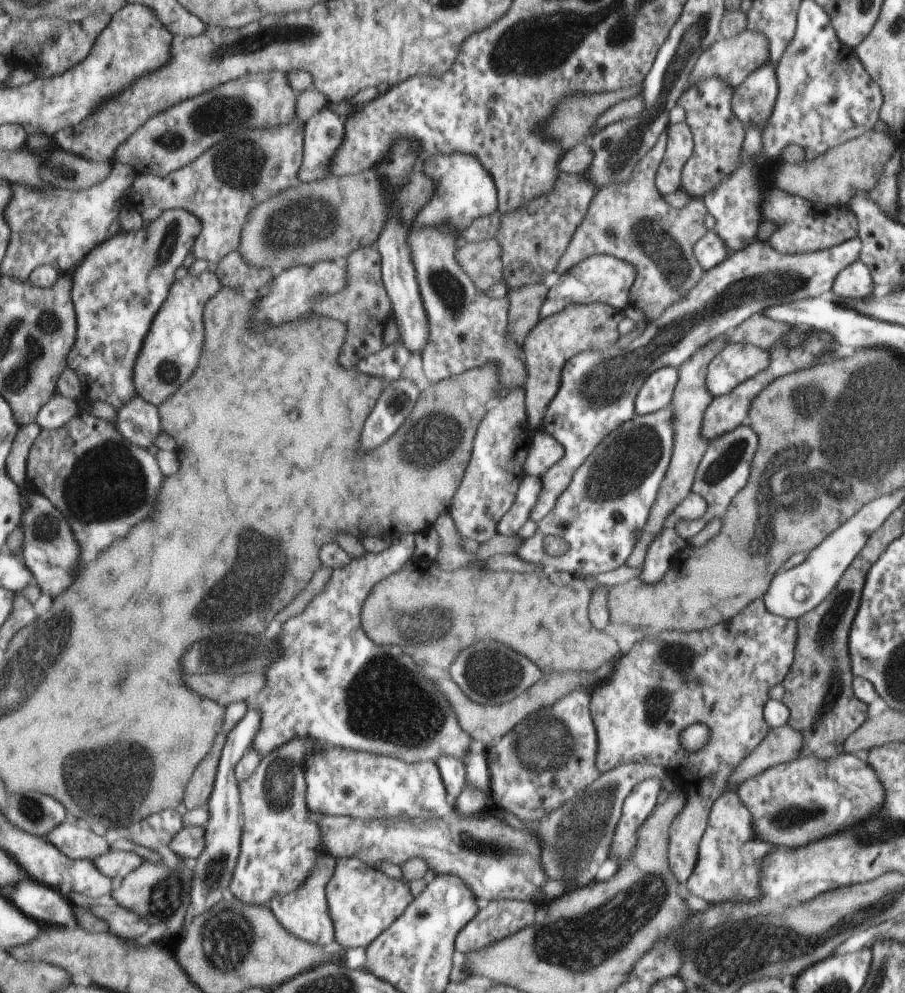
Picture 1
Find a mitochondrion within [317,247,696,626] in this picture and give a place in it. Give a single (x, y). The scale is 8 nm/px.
(451, 422)

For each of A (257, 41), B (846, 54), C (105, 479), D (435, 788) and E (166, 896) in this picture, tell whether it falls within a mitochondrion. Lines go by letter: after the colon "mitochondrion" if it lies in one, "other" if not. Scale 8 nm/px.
A: mitochondrion
B: other
C: mitochondrion
D: other
E: mitochondrion

